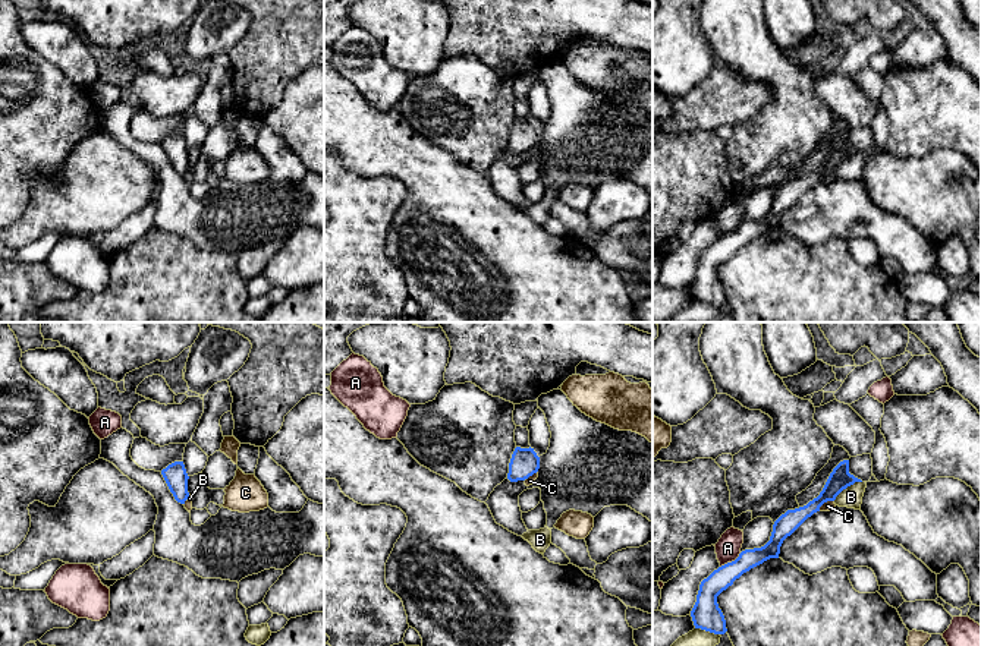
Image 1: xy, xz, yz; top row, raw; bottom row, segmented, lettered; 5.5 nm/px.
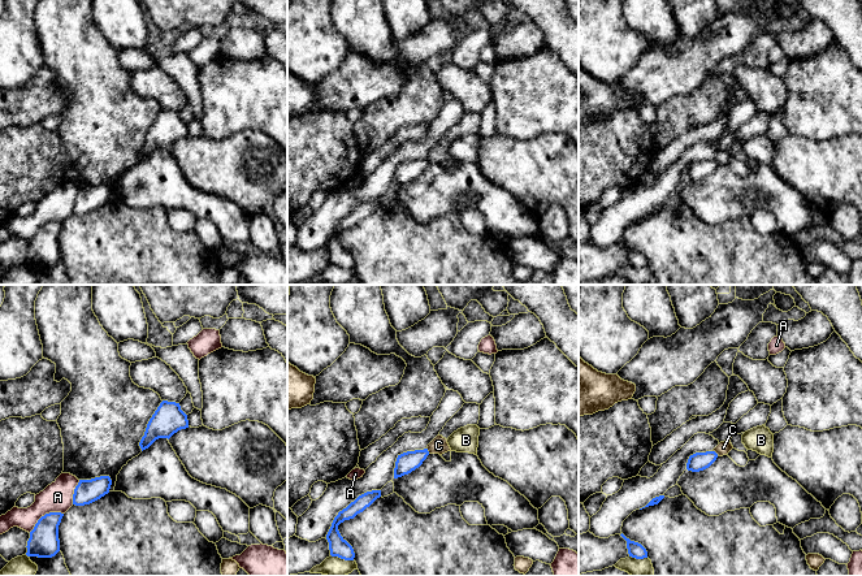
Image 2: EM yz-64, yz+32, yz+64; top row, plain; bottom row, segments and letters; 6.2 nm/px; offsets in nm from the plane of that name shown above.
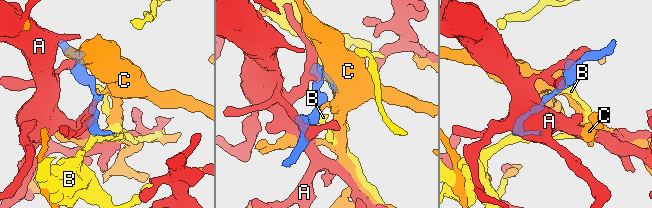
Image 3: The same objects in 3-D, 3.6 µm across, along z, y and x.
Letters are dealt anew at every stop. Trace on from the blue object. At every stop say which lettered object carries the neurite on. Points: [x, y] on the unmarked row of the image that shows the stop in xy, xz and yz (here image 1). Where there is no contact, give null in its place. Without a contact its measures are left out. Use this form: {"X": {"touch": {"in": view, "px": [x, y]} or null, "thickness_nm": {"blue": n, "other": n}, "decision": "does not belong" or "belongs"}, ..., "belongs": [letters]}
{"A": {"touch": {"in": "yz", "px": [732, 233]}, "thickness_nm": {"blue": 120, "other": 140}, "decision": "does not belong"}, "B": {"touch": {"in": "yz", "px": [846, 158]}, "thickness_nm": {"blue": 120, "other": 120}, "decision": "does not belong"}, "C": {"touch": {"in": "yz", "px": [824, 173]}, "thickness_nm": {"blue": 120, "other": 50}, "decision": "does not belong"}, "belongs": []}

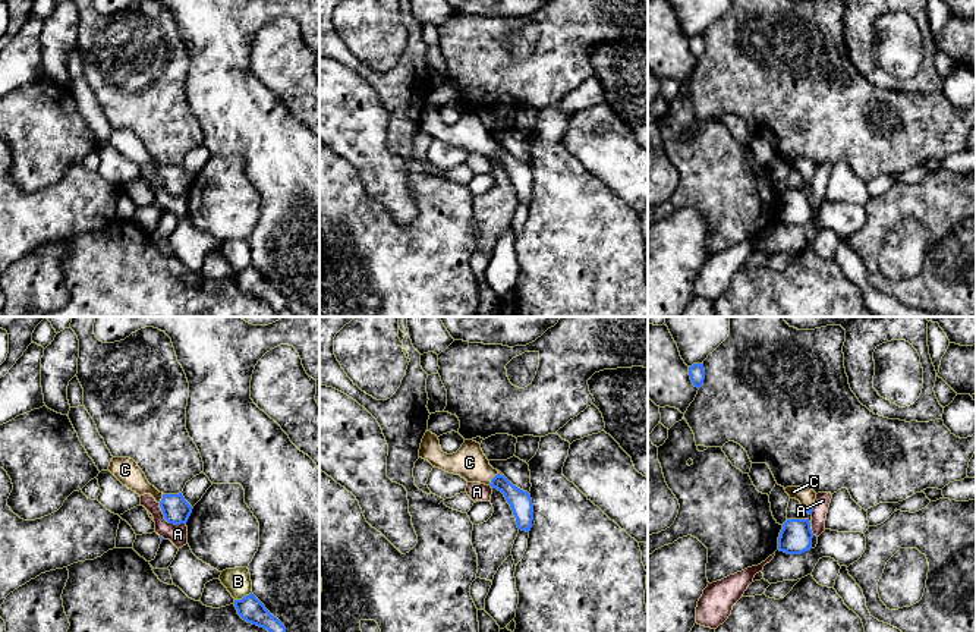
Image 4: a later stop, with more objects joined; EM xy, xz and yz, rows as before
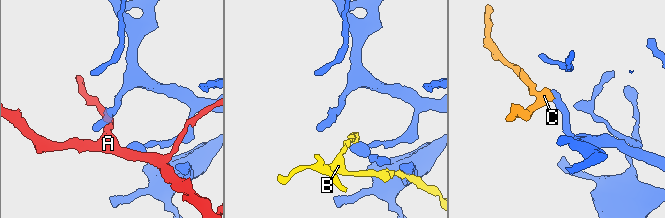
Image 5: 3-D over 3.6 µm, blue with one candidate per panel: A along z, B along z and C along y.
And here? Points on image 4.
{"A": {"touch": {"in": "xy", "px": [167, 192]}, "thickness_nm": {"blue": 150, "other": 110}, "decision": "does not belong"}, "B": {"touch": {"in": "xy", "px": [244, 269]}, "thickness_nm": {"blue": 140, "other": 140}, "decision": "does not belong"}, "C": {"touch": {"in": "xz", "px": [493, 150]}, "thickness_nm": {"blue": 120, "other": 180}, "decision": "belongs"}, "belongs": ["C"]}

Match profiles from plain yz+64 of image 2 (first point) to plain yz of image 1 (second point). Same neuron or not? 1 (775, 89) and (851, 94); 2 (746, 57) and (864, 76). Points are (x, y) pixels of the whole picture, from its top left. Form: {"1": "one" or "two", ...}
{"1": "one", "2": "two"}

